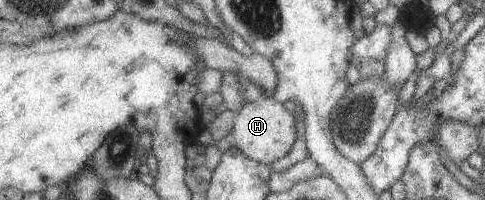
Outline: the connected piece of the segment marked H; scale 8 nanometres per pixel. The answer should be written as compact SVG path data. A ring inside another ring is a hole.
M265 95L260 99L247 102L243 107L243 110L235 116L235 125L232 129L232 144L241 149L247 157L263 164L273 164L275 161L281 160L286 157L295 146L297 140L297 119L295 115L285 109L285 105L282 102L276 101L273 96Z

